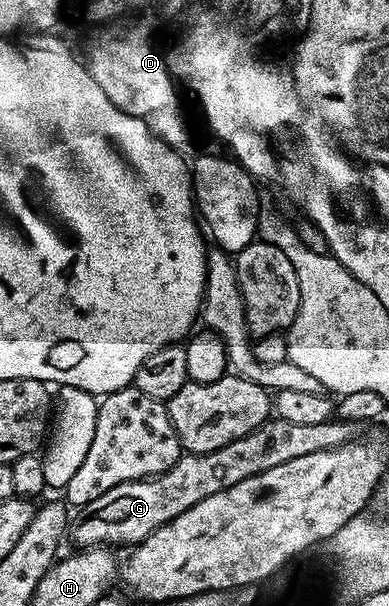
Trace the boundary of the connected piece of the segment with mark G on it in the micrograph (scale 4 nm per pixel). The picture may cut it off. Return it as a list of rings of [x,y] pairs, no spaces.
[[[273,417],[267,422],[263,422],[257,430],[242,436],[242,440],[234,440],[226,444],[226,448],[218,448],[209,454],[185,453],[165,474],[158,478],[143,478],[141,482],[127,482],[118,484],[118,488],[110,488],[98,500],[94,500],[83,511],[80,519],[73,521],[70,526],[70,542],[72,538],[73,547],[91,548],[93,546],[104,546],[117,548],[116,546],[135,547],[137,542],[150,536],[162,524],[174,520],[174,516],[182,516],[198,500],[206,500],[206,496],[214,496],[214,492],[228,490],[238,480],[246,480],[250,476],[258,476],[266,472],[266,468],[275,468],[277,464],[286,464],[286,460],[294,460],[294,456],[307,456],[310,452],[322,452],[335,446],[341,446],[344,442],[353,441],[357,437],[357,427],[351,422],[341,422],[339,420],[329,420],[322,424],[290,424],[286,420]]]

